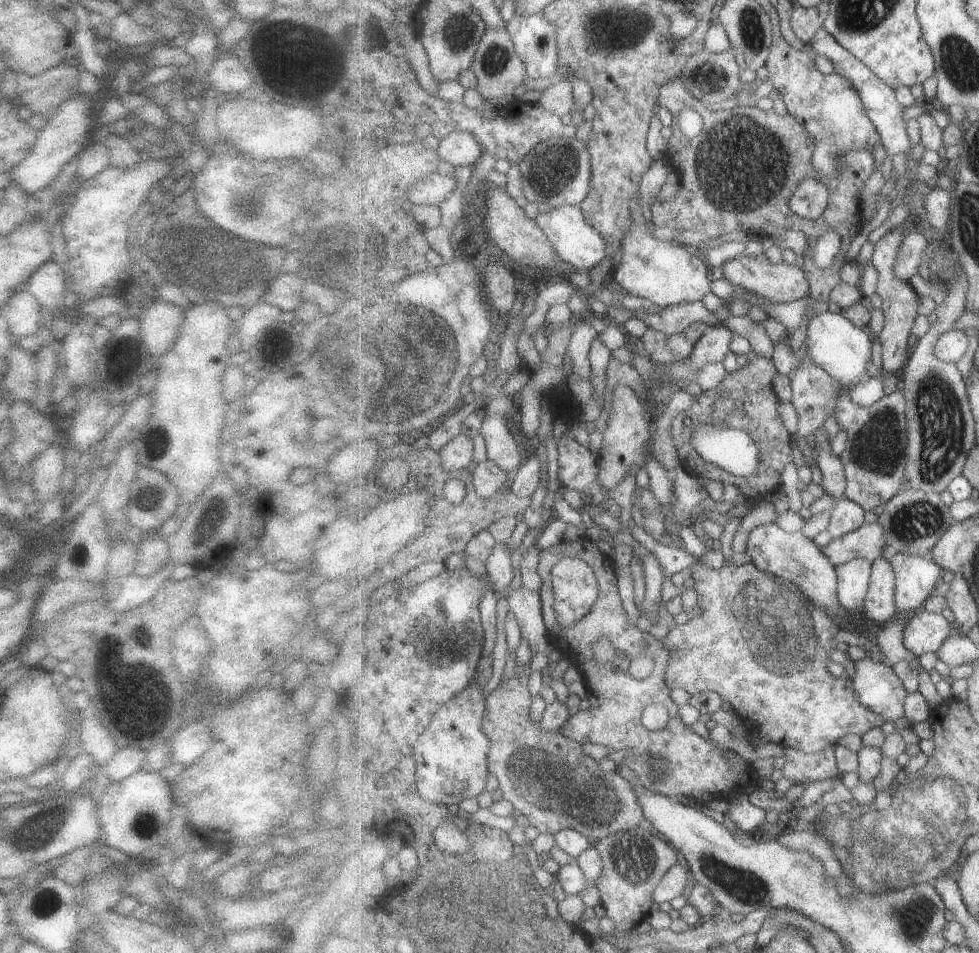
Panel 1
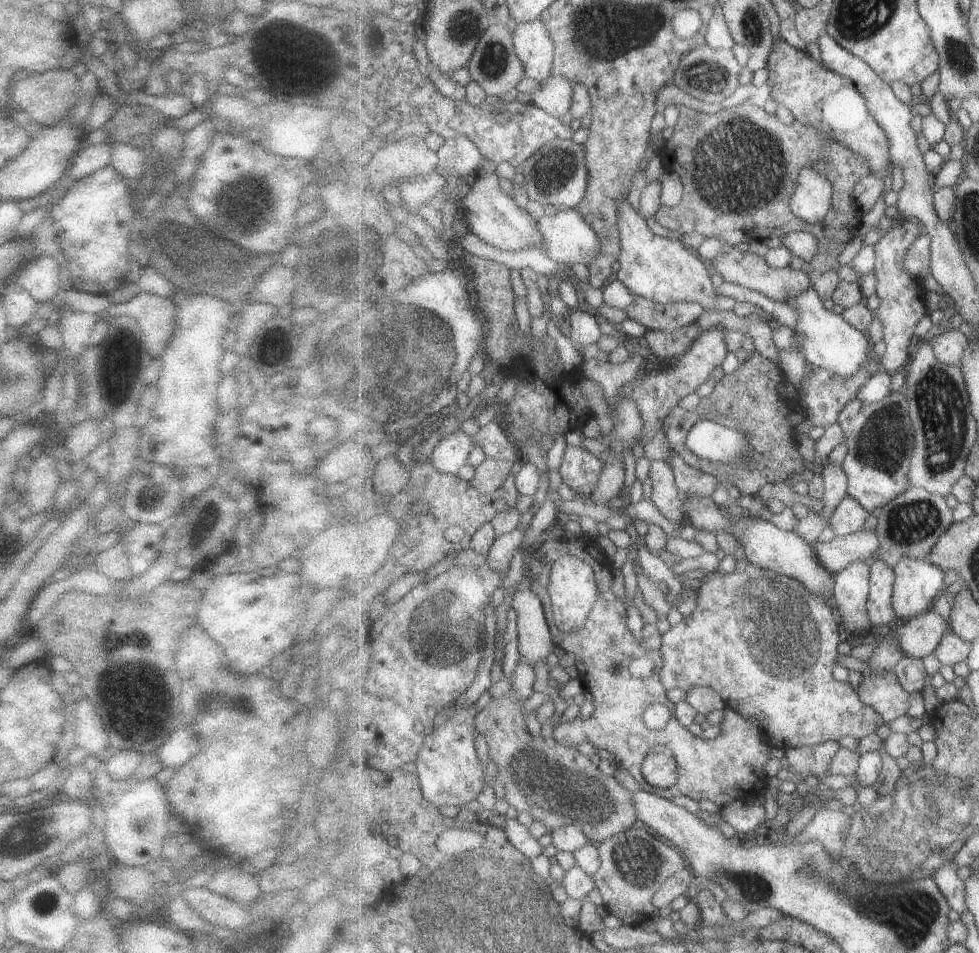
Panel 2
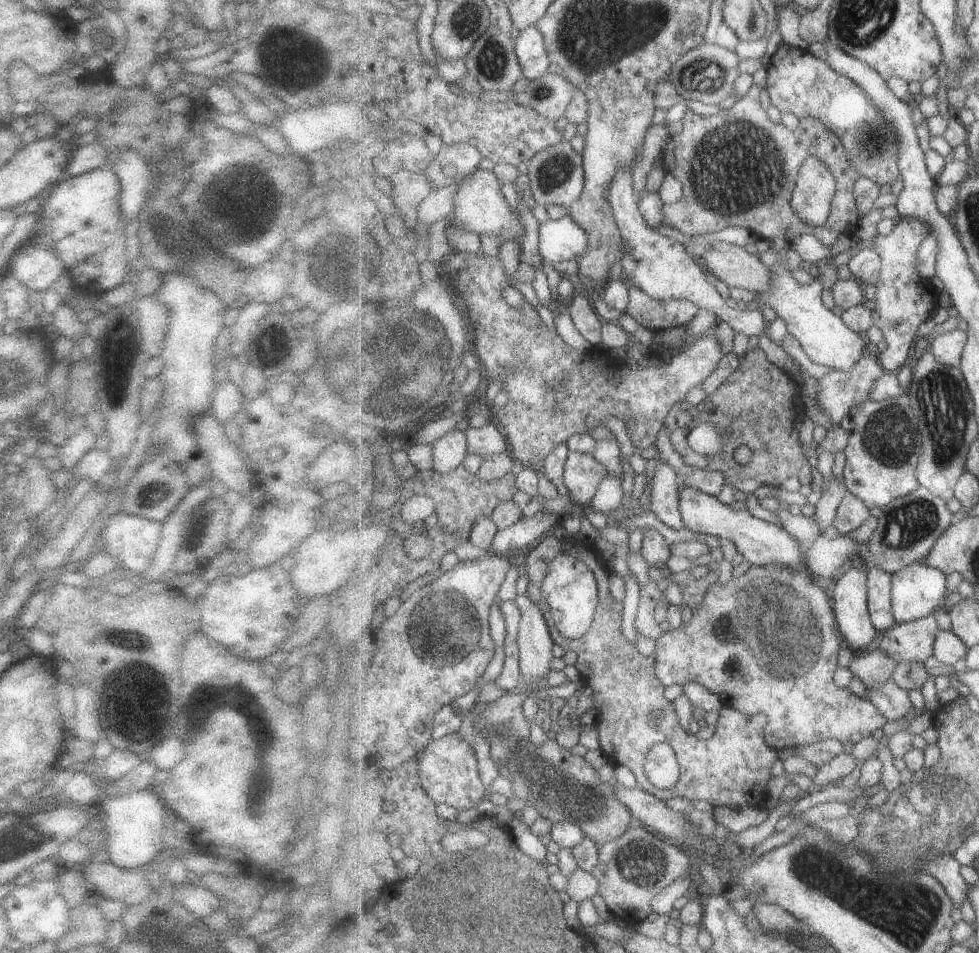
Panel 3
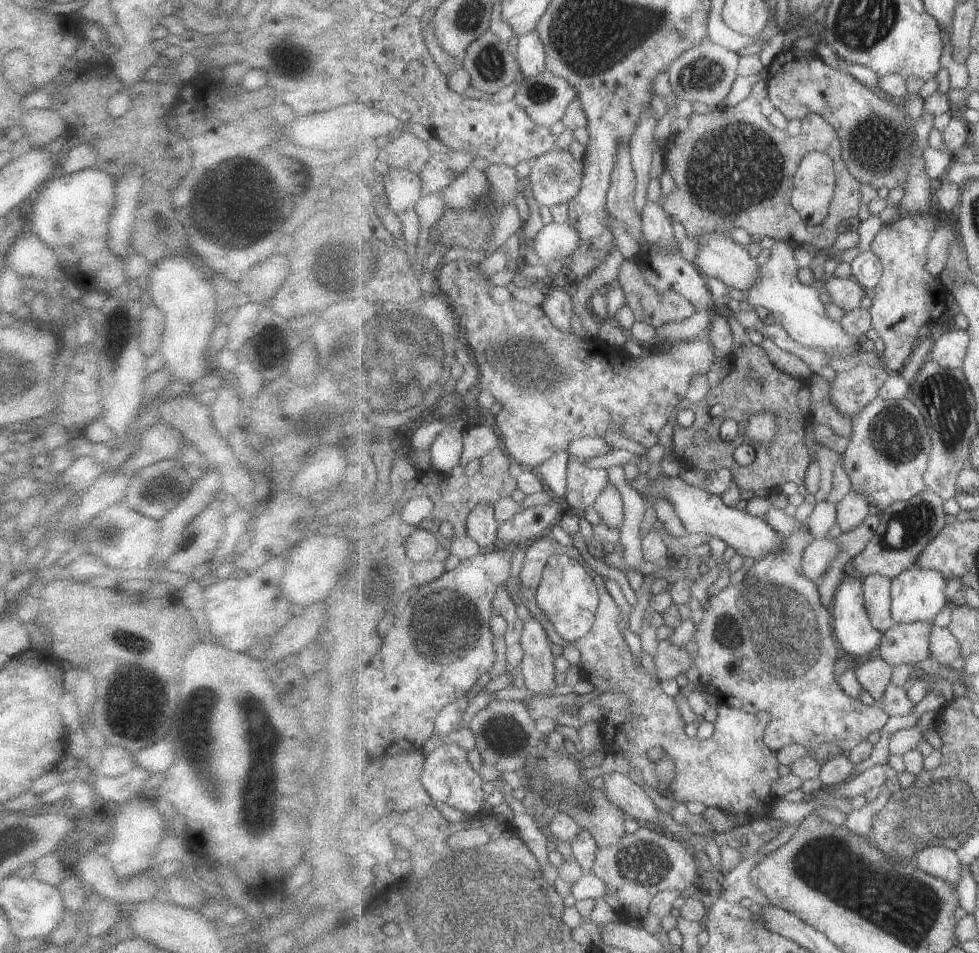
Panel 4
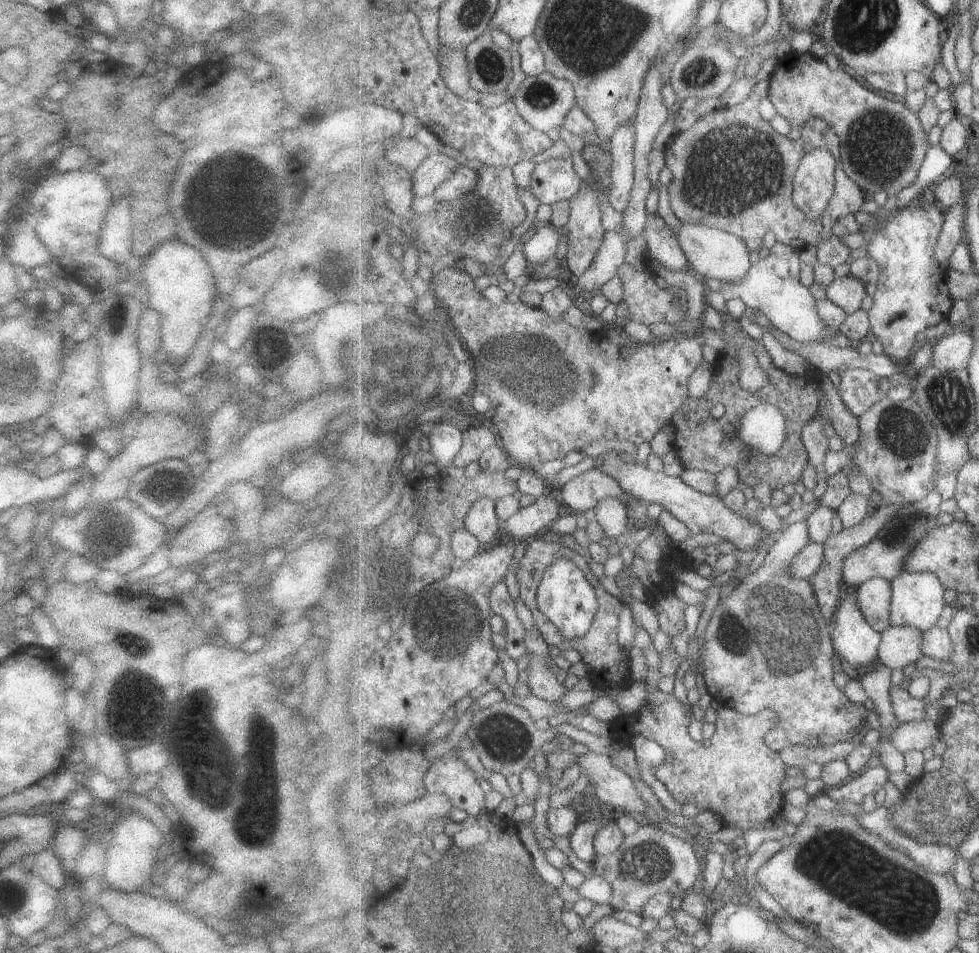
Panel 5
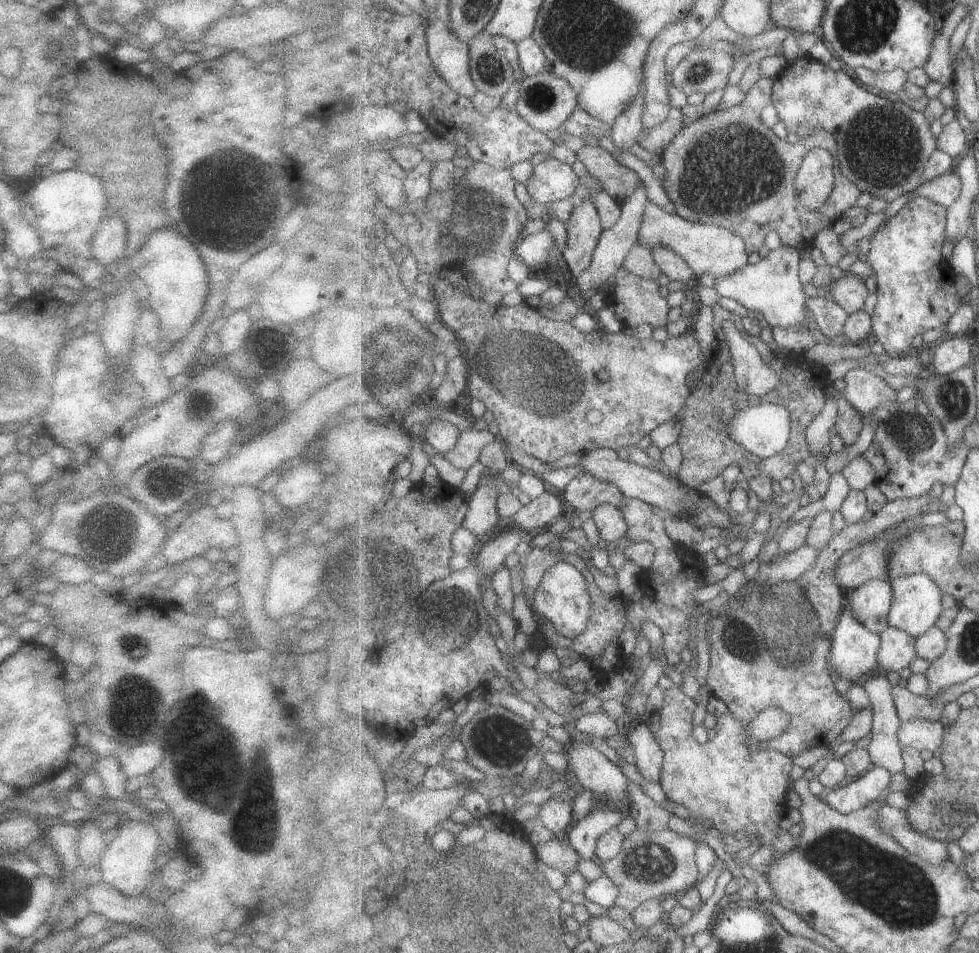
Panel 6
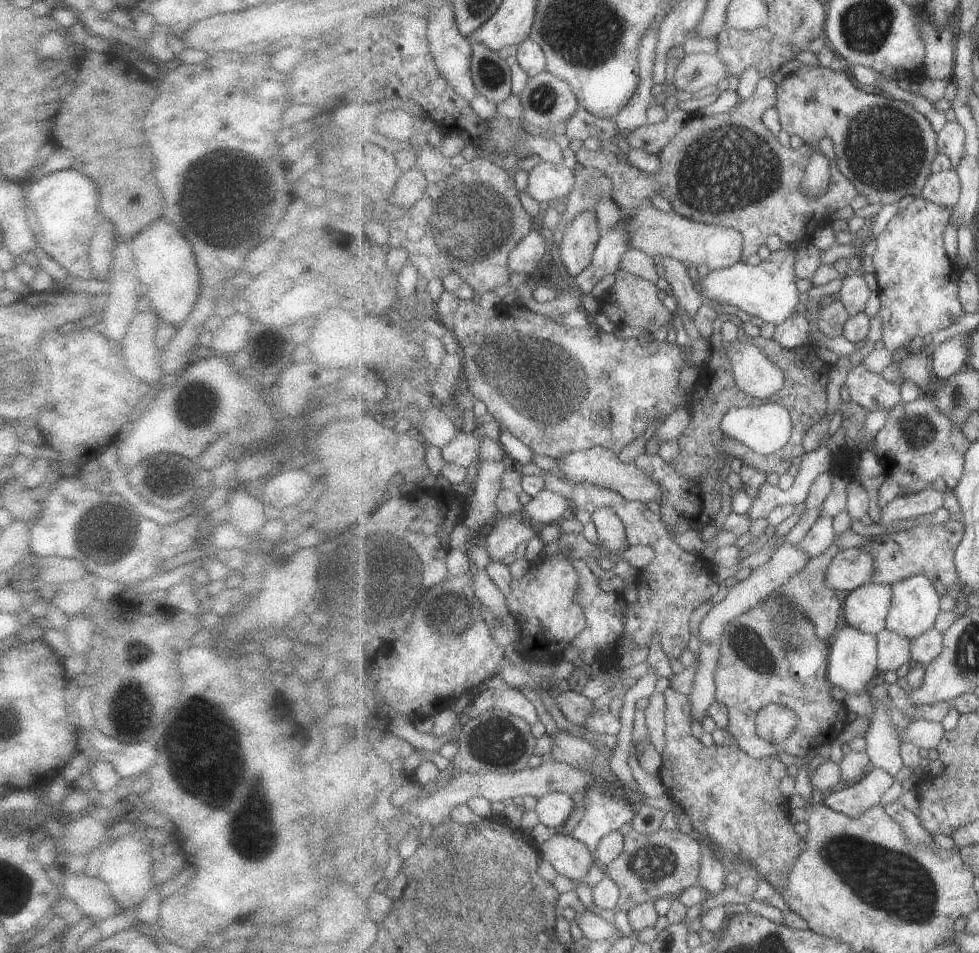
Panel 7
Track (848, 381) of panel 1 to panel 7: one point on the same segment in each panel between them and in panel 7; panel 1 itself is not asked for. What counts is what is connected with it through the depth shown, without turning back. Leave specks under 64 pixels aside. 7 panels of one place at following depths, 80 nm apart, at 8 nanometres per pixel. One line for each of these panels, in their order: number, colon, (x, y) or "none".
2: (829, 342)
3: (823, 335)
4: (797, 307)
5: (773, 287)
6: (772, 288)
7: (769, 291)

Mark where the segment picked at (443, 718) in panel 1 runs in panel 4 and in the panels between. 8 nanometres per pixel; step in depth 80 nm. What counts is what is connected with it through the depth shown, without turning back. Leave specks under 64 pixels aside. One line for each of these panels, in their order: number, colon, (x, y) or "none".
2: (450, 773)
3: (448, 769)
4: (448, 777)

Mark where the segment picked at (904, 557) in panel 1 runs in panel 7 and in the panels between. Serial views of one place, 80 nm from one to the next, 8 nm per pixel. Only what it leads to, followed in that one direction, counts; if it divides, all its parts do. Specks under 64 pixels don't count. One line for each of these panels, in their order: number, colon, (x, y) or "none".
2: (918, 582)
3: (918, 590)
4: (918, 594)
5: (918, 598)
6: (918, 600)
7: (916, 603)

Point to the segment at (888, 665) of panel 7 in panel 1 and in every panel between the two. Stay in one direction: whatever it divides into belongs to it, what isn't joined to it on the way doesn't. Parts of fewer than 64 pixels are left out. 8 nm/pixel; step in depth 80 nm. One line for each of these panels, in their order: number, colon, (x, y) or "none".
1: (926, 632)
2: (918, 637)
3: (914, 641)
4: (907, 643)
5: (901, 645)
6: (898, 649)

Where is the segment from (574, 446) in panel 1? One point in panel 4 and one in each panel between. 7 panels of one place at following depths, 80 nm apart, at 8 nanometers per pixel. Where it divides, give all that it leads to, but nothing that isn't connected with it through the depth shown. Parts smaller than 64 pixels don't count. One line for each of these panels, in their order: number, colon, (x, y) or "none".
2: (580, 470)
3: (584, 473)
4: (584, 485)

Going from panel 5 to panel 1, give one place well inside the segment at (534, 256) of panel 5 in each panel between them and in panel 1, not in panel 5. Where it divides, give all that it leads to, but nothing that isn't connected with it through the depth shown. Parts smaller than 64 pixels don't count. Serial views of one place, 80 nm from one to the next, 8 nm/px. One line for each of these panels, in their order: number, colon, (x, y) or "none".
1: (577, 242)
2: (567, 238)
3: (561, 239)
4: (554, 240)

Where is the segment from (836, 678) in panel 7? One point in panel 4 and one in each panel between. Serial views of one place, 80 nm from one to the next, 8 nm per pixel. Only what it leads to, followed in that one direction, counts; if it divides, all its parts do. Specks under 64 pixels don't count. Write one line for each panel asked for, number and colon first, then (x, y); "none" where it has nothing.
4: (856, 635)
5: (855, 640)
6: (855, 649)

